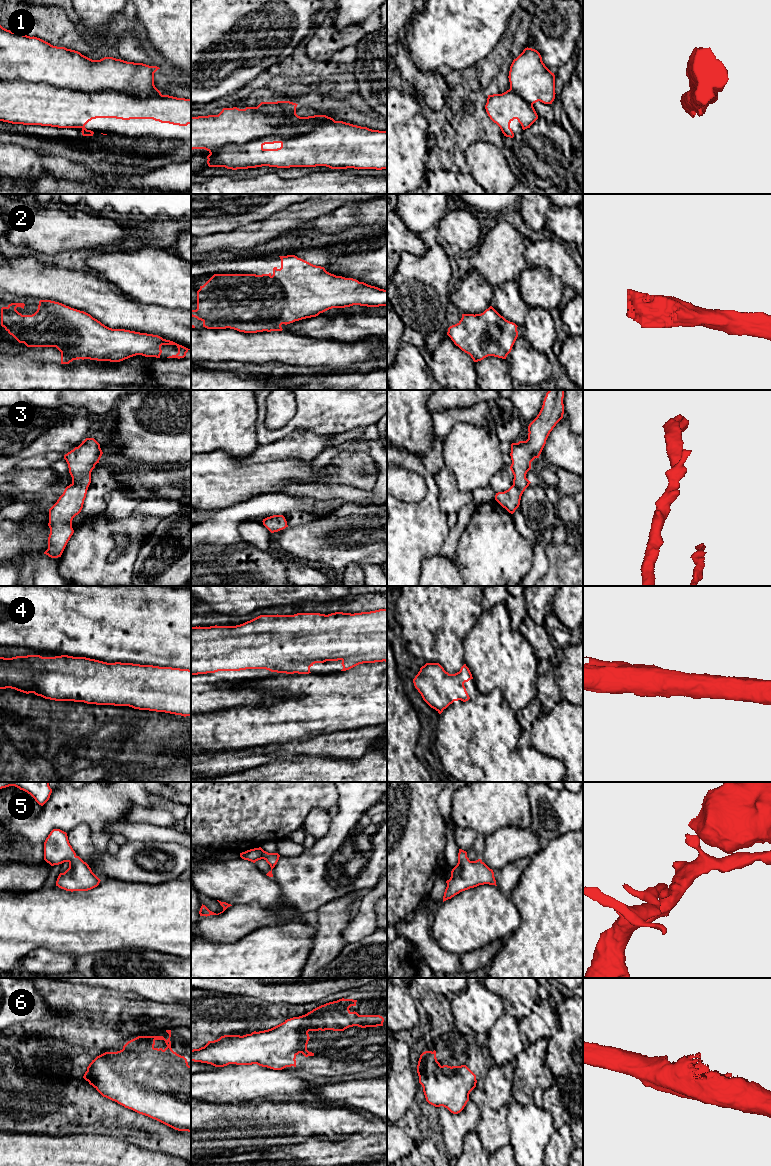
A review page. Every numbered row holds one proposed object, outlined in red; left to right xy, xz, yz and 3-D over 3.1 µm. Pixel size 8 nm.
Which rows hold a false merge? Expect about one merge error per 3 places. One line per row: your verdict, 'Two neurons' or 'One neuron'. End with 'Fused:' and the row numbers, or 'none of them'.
1: Two neurons
2: One neuron
3: One neuron
4: One neuron
5: One neuron
6: One neuron
Fused: 1

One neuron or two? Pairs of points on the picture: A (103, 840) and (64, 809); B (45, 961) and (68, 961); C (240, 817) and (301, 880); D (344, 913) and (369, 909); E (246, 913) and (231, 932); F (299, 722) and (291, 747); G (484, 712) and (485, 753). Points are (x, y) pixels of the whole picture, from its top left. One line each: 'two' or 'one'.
A: one
B: one
C: two
D: two
E: one
F: two
G: one

